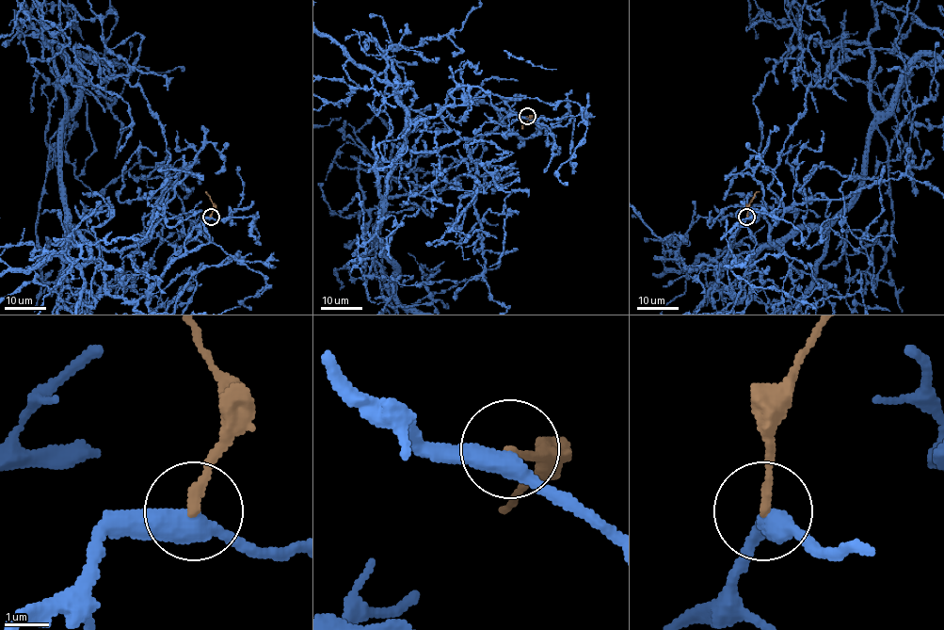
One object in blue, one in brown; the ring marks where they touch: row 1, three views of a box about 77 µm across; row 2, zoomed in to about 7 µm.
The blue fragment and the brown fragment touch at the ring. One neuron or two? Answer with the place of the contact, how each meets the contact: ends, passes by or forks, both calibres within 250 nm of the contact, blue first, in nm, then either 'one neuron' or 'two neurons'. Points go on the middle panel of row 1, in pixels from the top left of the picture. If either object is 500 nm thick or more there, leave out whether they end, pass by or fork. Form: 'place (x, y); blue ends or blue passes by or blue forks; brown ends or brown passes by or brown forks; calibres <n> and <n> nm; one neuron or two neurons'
place (527, 116); blue passes by; brown ends; calibres 440 and 200 nm; two neurons

